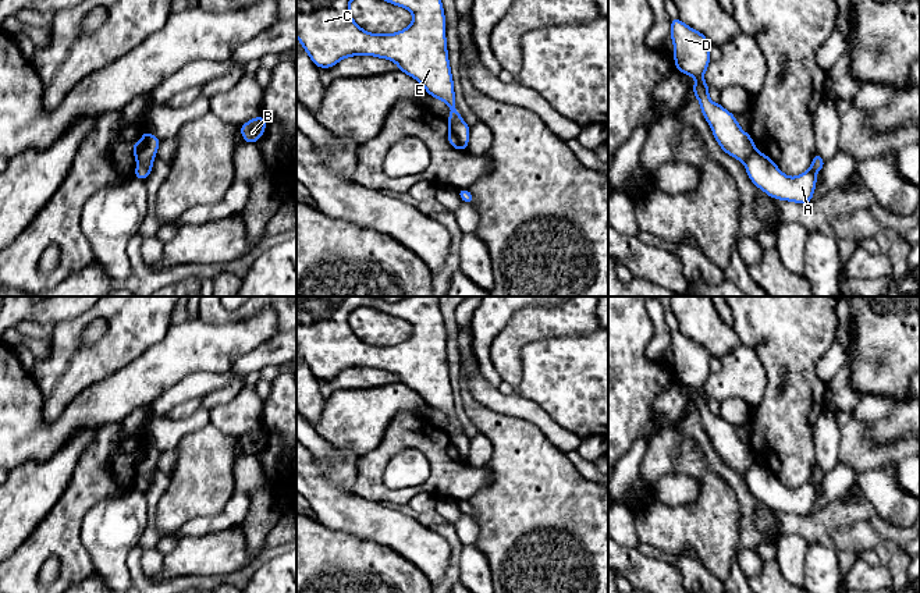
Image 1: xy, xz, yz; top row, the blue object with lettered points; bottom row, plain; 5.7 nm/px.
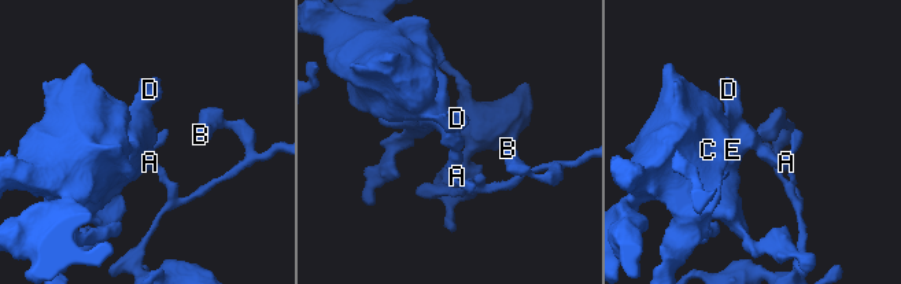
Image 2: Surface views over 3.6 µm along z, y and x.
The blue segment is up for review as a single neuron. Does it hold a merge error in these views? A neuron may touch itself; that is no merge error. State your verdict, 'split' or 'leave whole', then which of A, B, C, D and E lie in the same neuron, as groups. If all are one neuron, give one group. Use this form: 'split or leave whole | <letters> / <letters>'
split | A B / C D E

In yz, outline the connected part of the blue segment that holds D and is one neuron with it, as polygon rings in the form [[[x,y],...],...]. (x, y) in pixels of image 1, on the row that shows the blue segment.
[[[671,18],[671,39],[674,43],[674,60],[678,71],[696,79],[692,90],[697,97],[701,113],[711,127],[713,135],[721,149],[739,161],[746,160],[756,152],[750,134],[738,124],[736,117],[720,103],[708,97],[710,86],[703,79],[710,64],[710,42],[706,36],[688,26],[679,18]]]

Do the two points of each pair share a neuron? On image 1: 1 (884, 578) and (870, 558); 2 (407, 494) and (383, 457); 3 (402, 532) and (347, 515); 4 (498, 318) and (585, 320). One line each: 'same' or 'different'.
1: different
2: same
3: same
4: different

